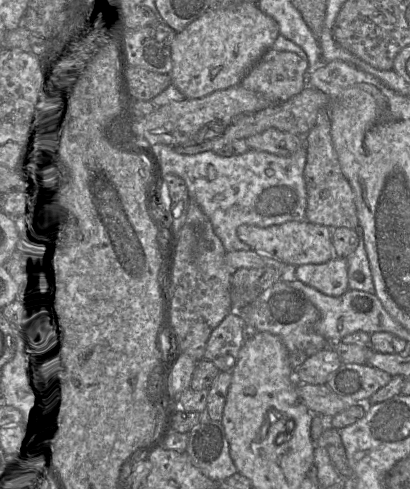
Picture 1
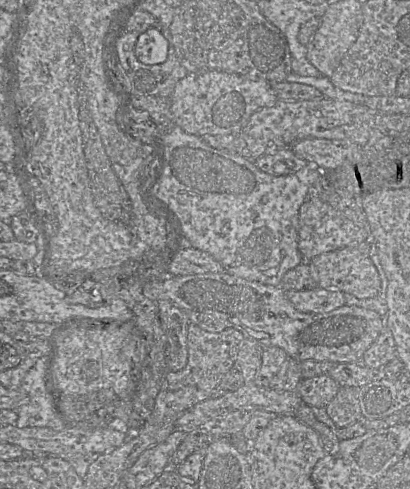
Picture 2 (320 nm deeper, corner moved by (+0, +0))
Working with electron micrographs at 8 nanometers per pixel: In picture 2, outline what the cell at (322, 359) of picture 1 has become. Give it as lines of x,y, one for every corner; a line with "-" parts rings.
328,374
302,379
296,389
306,405
324,408
339,391
339,384

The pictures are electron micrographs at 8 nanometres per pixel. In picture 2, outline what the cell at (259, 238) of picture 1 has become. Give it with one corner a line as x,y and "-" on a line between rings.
357,248
322,253
309,263
316,271
321,288
339,290
358,299
373,298
380,292
381,279
375,265

